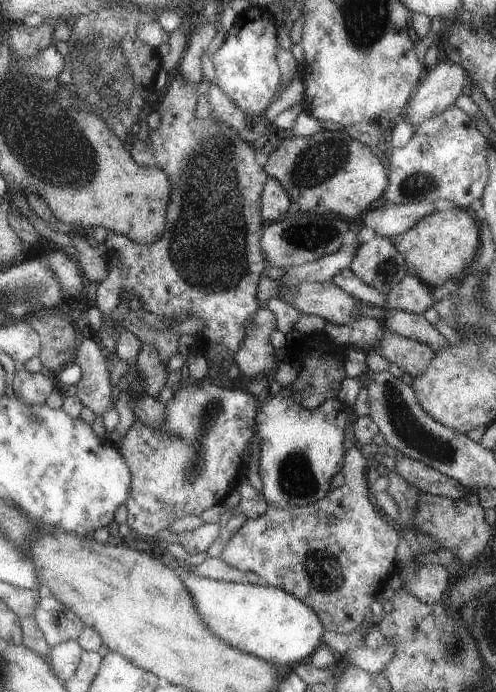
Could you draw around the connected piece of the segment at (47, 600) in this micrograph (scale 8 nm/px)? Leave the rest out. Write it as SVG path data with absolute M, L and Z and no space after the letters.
M43 592L32 616L50 647L69 639L76 640L84 627L71 609L66 609L52 595Z

